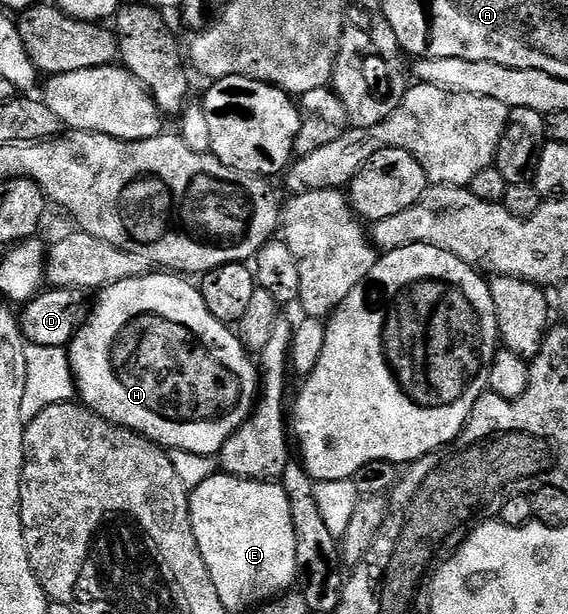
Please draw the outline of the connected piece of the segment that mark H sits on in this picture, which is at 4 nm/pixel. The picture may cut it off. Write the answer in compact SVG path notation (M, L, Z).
M150 273L119 281L92 300L89 318L67 348L75 391L84 406L107 421L138 431L163 448L213 457L252 415L259 371L236 334L211 317L200 290L192 287L188 278L177 273L157 274L161 275Z

